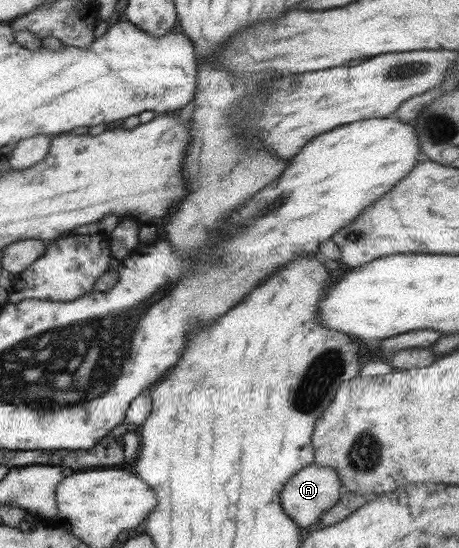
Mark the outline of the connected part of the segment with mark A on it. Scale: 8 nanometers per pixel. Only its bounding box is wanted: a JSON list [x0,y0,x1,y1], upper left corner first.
[279,464,341,531]

